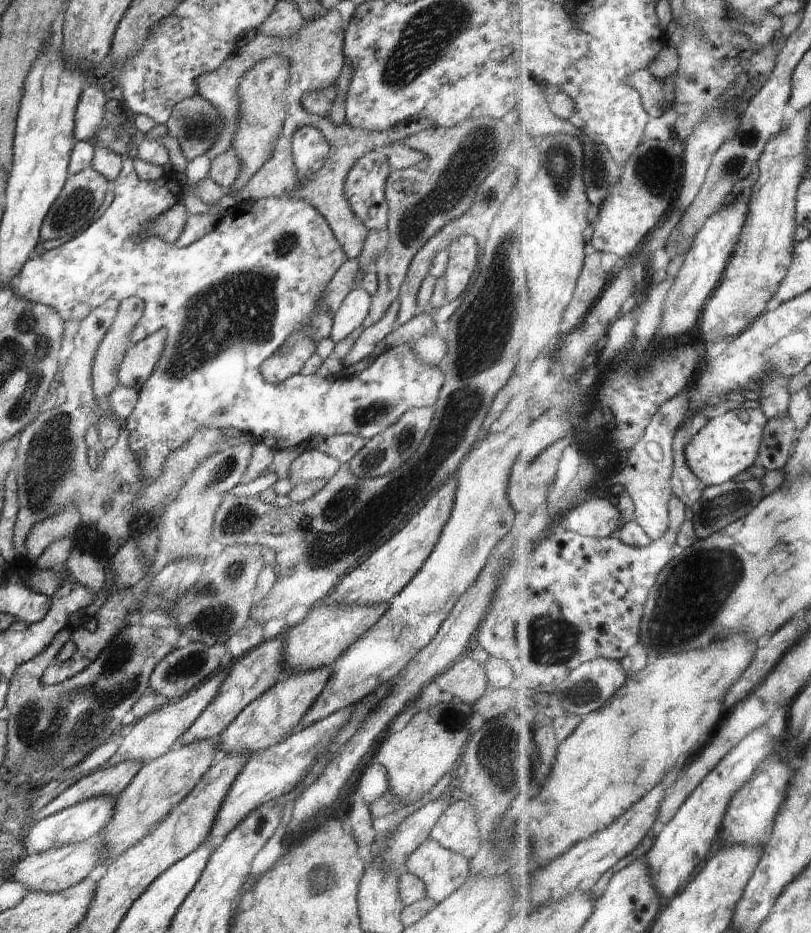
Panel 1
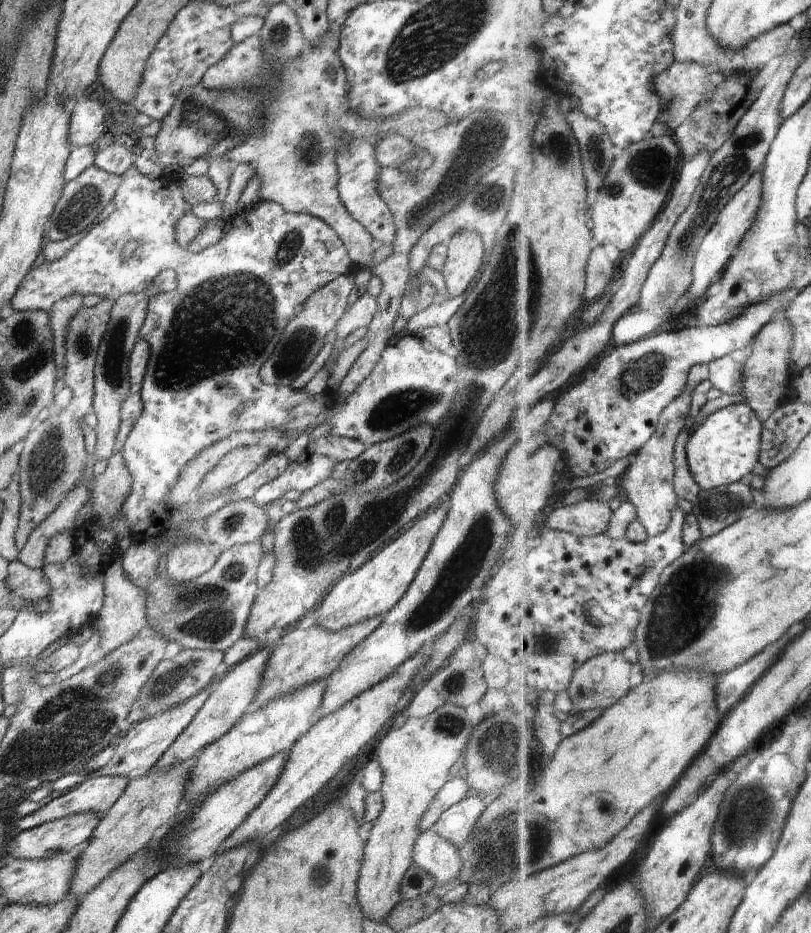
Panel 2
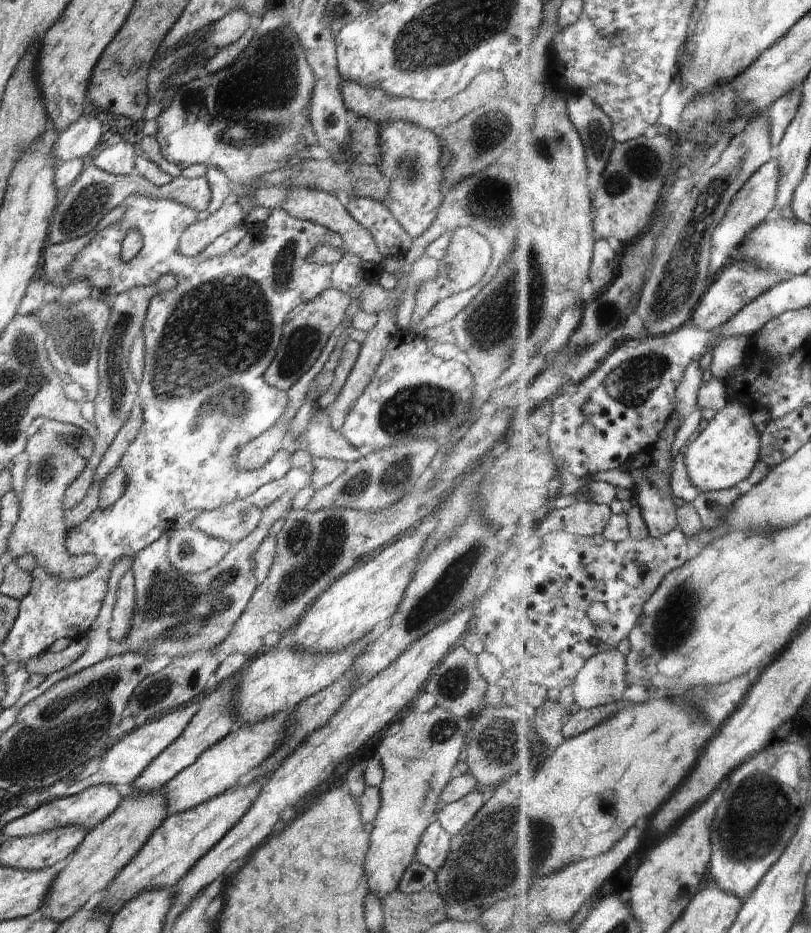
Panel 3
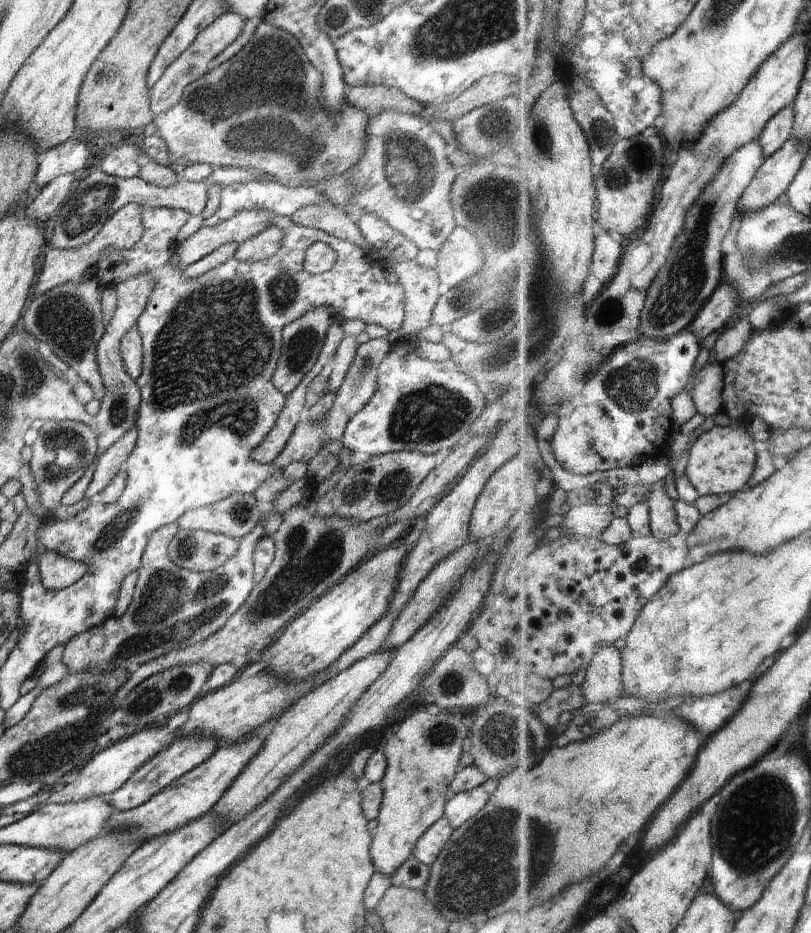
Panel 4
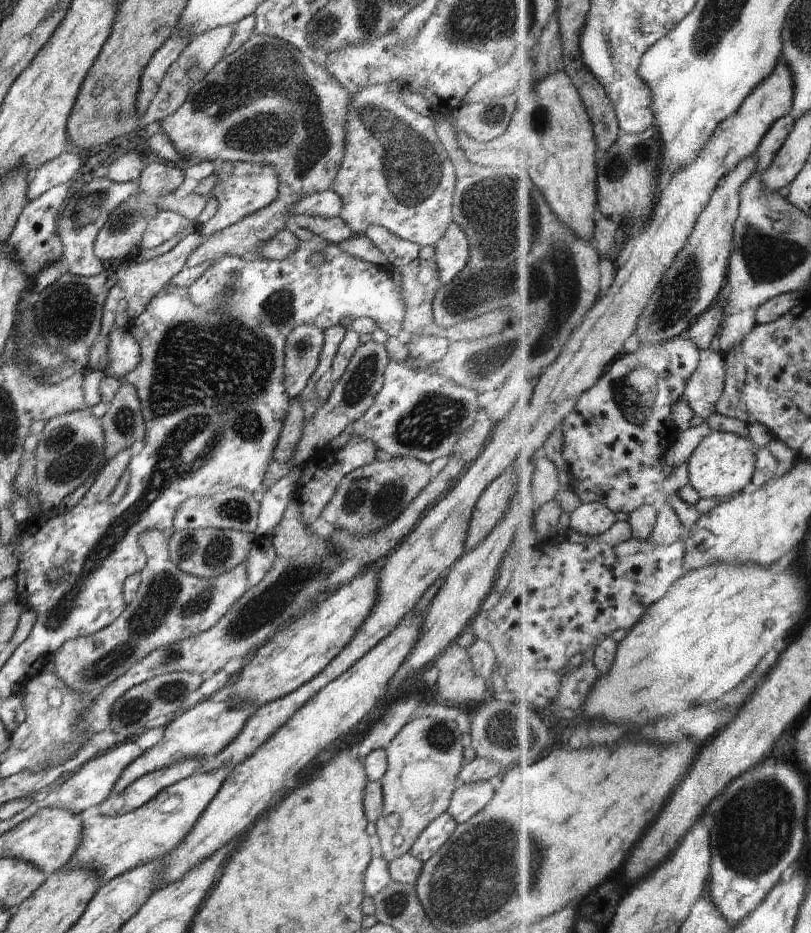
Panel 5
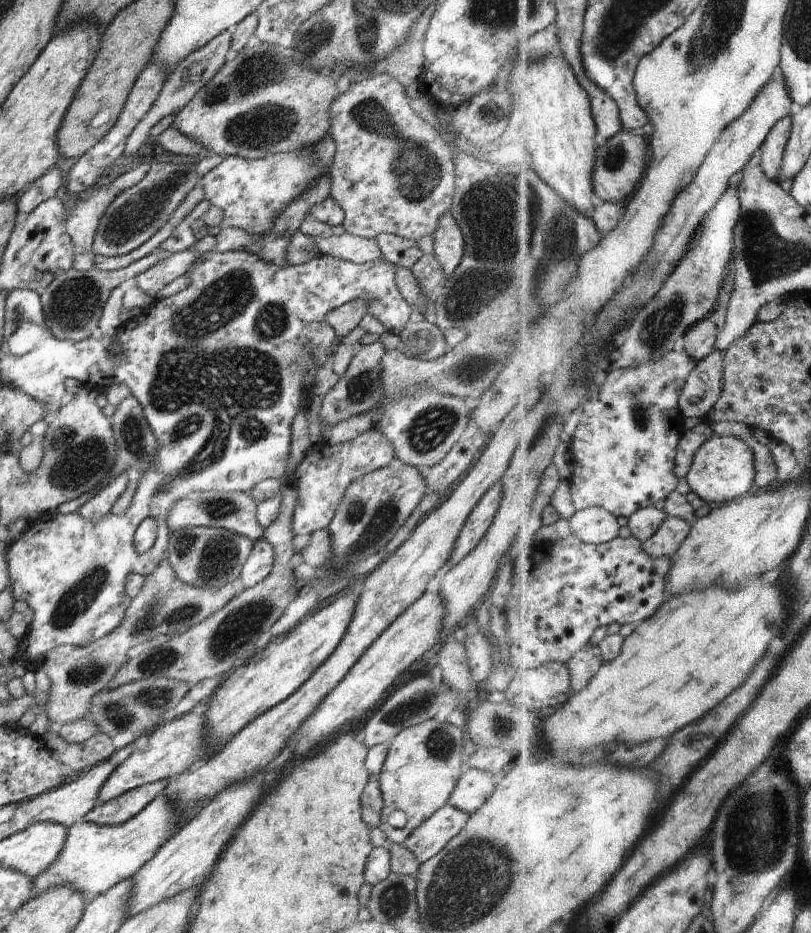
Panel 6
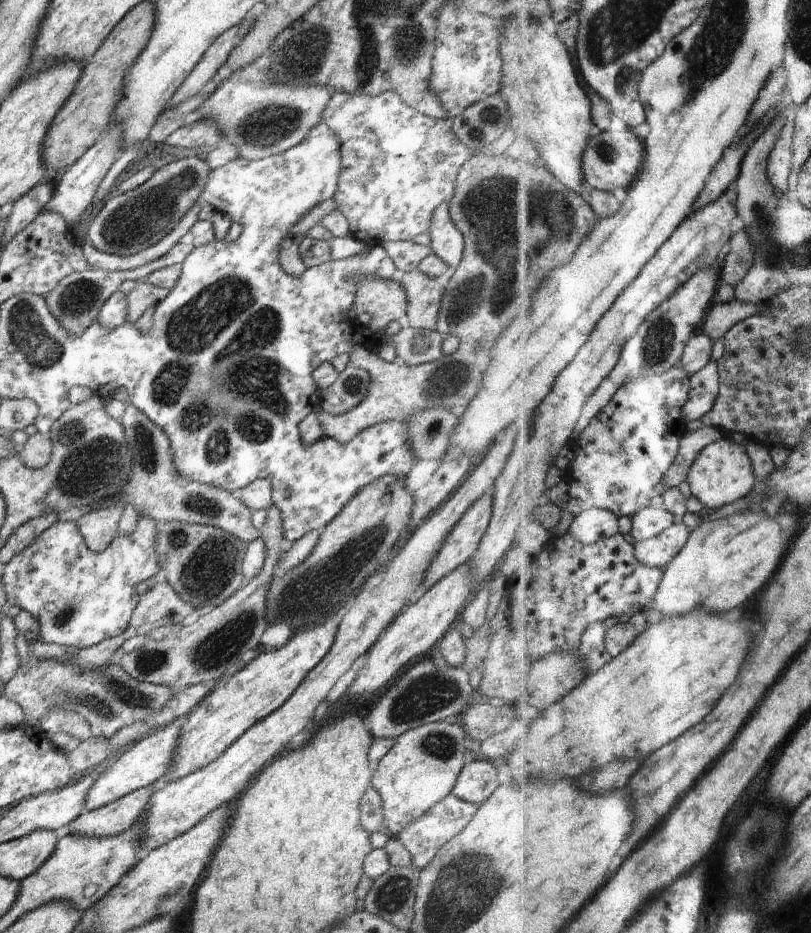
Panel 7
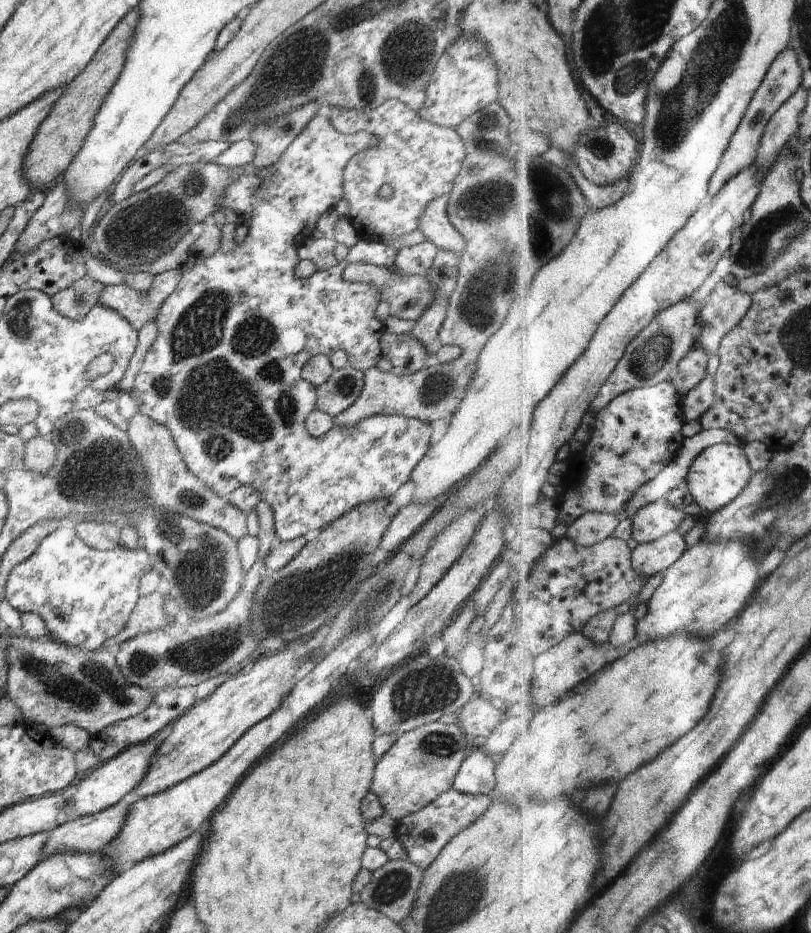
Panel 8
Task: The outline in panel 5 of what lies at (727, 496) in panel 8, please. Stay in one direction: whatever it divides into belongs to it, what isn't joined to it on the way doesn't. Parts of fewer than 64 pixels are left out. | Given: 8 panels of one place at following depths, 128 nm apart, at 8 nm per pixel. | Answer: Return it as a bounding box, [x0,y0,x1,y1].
[689,431,756,500]

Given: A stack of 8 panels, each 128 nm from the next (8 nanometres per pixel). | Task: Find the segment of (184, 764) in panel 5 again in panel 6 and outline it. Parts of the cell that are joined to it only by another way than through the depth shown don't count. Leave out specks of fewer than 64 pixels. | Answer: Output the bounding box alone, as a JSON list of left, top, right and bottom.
[80,779,169,827]

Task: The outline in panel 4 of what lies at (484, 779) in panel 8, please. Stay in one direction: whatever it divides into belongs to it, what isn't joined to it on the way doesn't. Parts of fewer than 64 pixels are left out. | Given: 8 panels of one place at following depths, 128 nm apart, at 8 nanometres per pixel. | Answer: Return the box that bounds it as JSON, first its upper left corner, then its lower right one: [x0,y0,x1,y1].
[445,786,491,830]

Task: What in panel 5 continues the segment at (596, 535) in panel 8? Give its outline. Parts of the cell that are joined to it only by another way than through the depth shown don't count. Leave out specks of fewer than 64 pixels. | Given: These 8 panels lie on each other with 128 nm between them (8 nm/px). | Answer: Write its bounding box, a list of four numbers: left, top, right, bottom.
[571,504,618,536]

